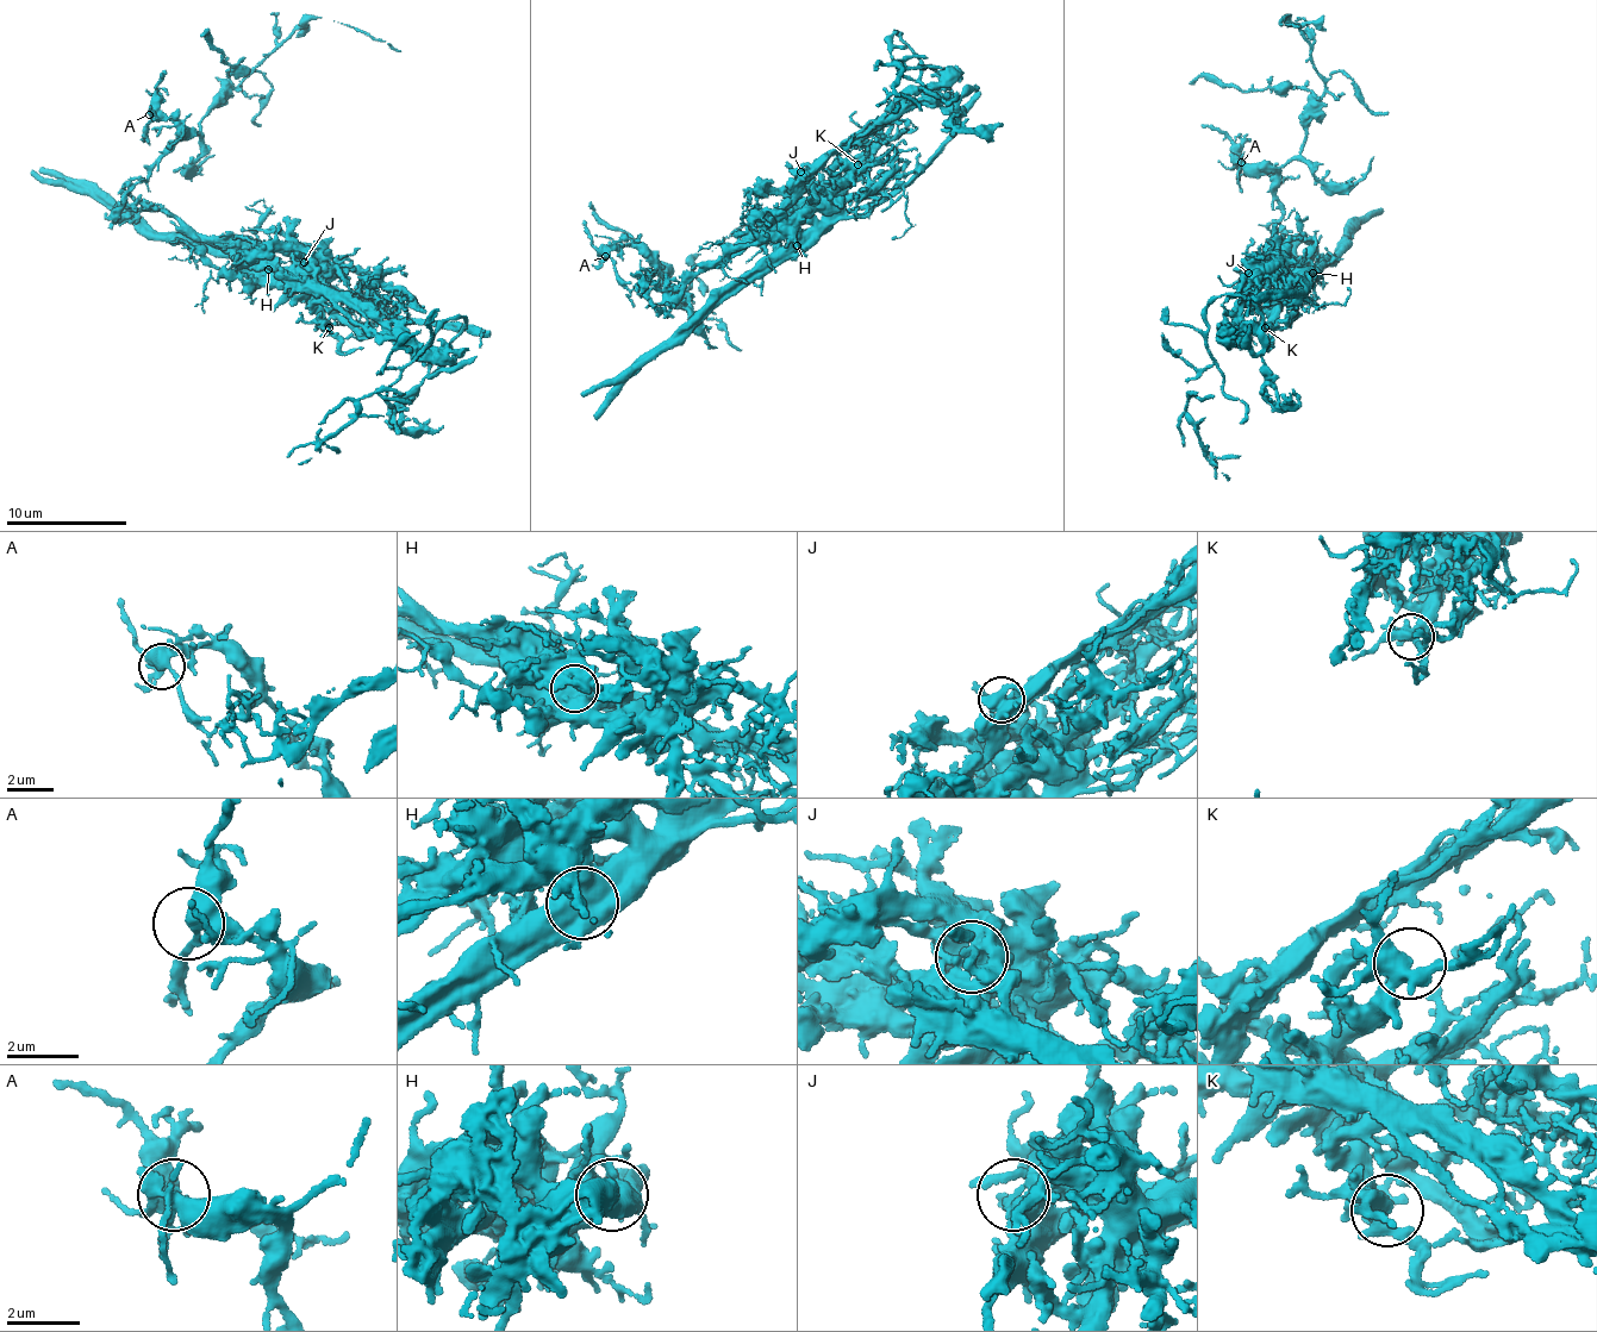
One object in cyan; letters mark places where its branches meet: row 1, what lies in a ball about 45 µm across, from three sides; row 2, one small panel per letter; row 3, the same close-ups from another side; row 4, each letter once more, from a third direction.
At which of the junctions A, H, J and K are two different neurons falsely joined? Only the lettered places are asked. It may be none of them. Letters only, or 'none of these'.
H, J

